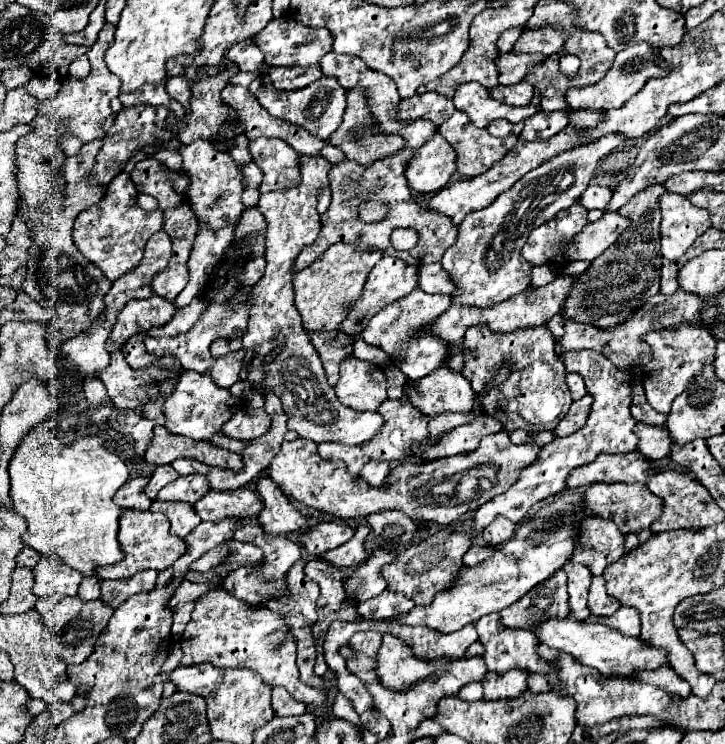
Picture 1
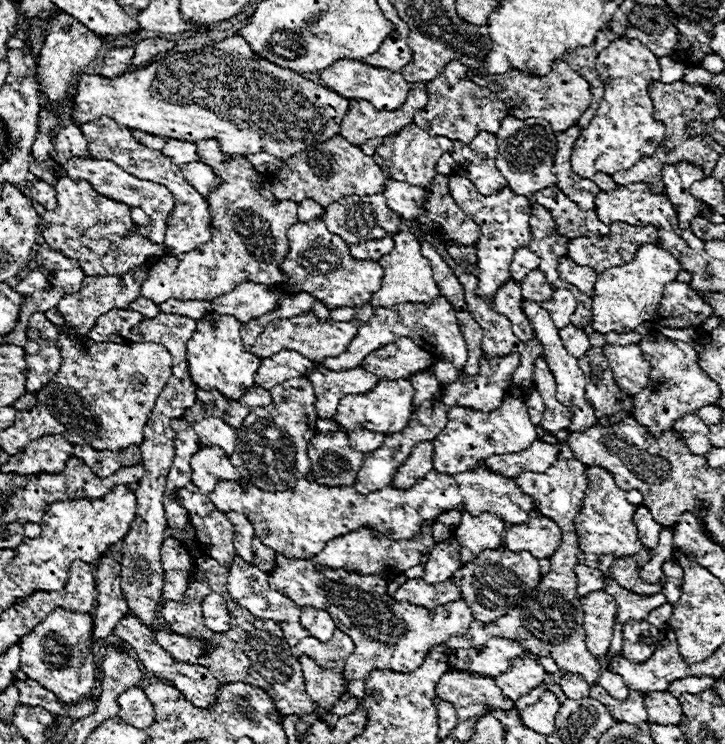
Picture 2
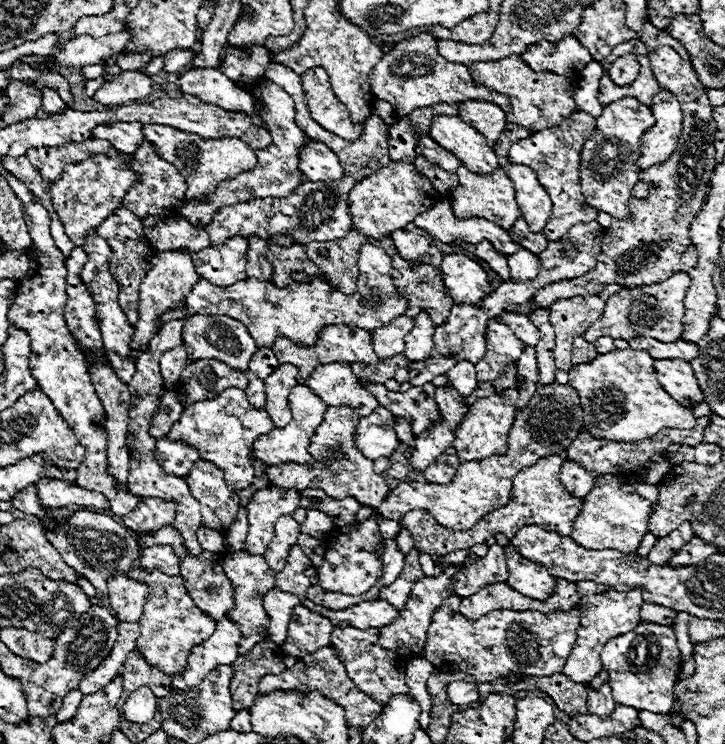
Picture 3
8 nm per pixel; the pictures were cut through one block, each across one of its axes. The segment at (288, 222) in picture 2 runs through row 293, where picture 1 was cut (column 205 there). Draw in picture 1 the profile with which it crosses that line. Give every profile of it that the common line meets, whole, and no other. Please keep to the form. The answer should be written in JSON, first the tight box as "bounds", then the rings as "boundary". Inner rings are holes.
{"bounds":[180,140,244,232],"boundary":[[[198,140],[188,146],[182,146],[180,154],[184,158],[184,174],[190,180],[186,196],[192,212],[198,218],[198,224],[214,232],[224,226],[232,226],[244,210],[244,204],[240,200],[244,192],[244,184],[242,184],[242,170],[238,168],[238,164],[226,152],[216,150],[206,140]]]}

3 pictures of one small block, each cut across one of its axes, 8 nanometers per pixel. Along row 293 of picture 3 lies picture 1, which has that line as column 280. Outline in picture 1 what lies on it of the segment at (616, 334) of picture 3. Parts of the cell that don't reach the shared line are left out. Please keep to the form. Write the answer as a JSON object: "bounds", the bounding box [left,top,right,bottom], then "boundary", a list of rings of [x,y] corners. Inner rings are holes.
{"bounds":[180,590,328,708],"boundary":[[[210,590],[196,600],[196,608],[182,634],[182,662],[180,666],[194,666],[210,662],[218,668],[248,668],[266,684],[286,688],[296,700],[318,708],[324,704],[328,692],[310,688],[300,682],[296,668],[296,644],[288,632],[286,622],[278,612],[268,608],[252,608],[246,602],[230,596],[226,590]]]}

